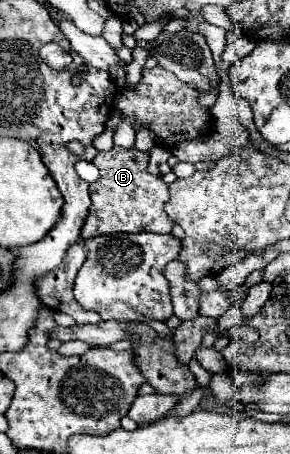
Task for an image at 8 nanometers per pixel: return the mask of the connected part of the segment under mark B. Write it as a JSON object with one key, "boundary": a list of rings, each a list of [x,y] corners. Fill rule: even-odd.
{"boundary":[[[115,146],[109,152],[99,152],[91,162],[99,168],[101,176],[97,182],[89,184],[89,194],[93,204],[81,228],[83,240],[101,234],[117,234],[117,232],[171,234],[173,222],[163,212],[163,204],[165,200],[169,200],[169,188],[159,176],[147,172],[147,152]]]}

